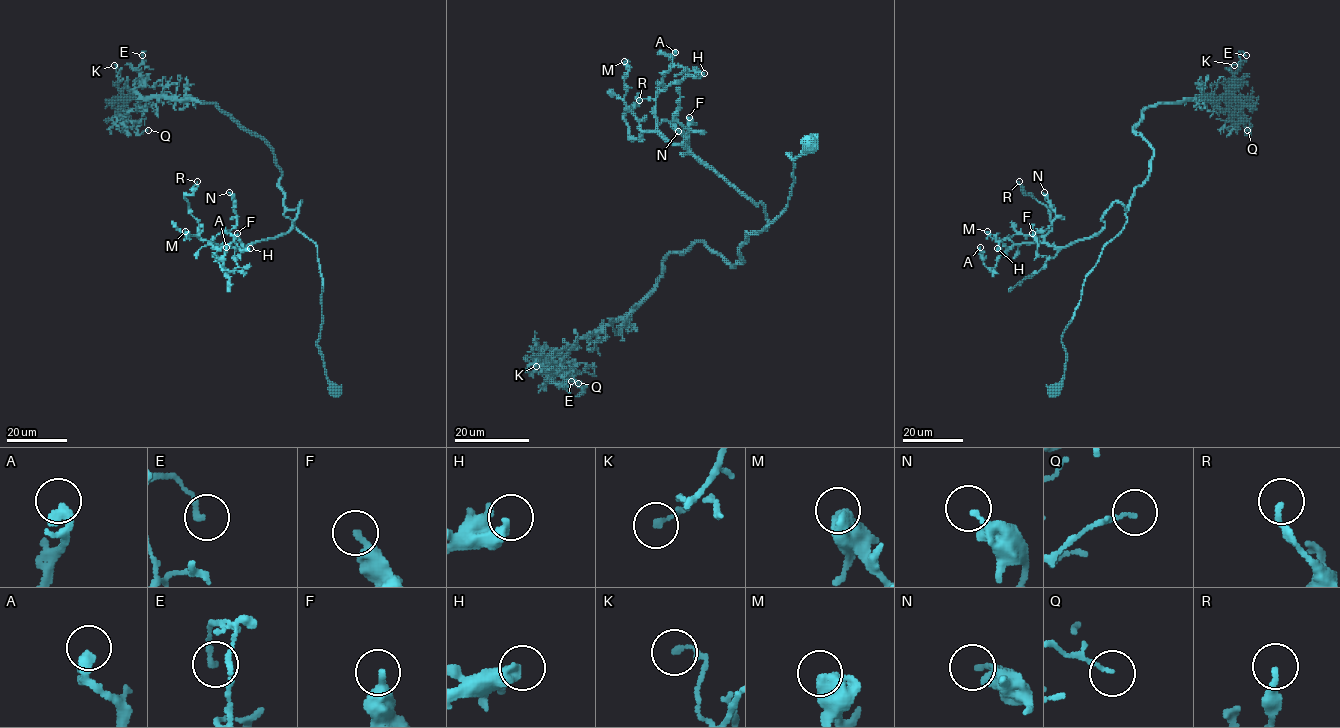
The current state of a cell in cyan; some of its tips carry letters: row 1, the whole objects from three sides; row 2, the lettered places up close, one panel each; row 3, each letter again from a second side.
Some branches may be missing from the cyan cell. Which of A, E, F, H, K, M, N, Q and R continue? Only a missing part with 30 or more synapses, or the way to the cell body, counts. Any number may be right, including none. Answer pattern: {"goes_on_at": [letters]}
{"goes_on_at": []}

